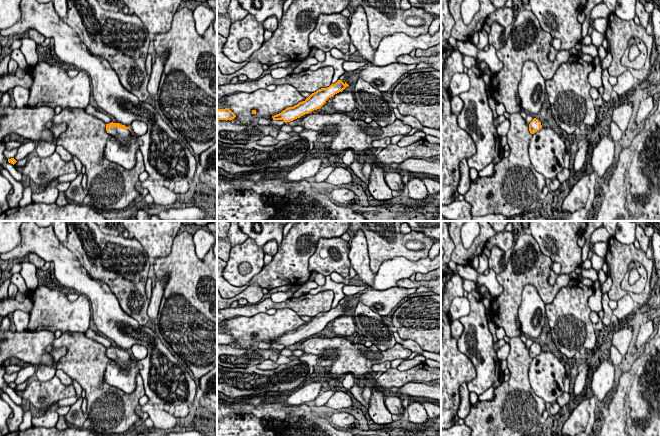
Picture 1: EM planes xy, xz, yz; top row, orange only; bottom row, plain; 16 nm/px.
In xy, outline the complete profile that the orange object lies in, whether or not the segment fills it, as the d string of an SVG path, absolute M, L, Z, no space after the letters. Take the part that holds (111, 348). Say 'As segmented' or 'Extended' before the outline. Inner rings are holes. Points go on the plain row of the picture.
Extended. M24 221L20 228L21 242L12 250L0 254L1 260L9 261L14 258L22 259L29 253L35 253L45 262L54 263L54 274L59 283L65 287L75 289L78 294L85 295L92 308L92 318L97 329L108 339L116 343L116 347L106 348L106 355L112 360L118 361L121 365L131 361L129 350L134 344L140 344L147 348L147 356L137 363L142 366L139 371L143 379L145 395L149 402L163 406L179 405L186 403L190 408L196 403L198 385L186 368L173 356L169 349L161 342L155 331L141 326L134 318L126 314L120 307L116 296L111 292L109 286L104 282L93 278L88 271L80 264L73 253L55 236L53 226L39 227L35 221Z

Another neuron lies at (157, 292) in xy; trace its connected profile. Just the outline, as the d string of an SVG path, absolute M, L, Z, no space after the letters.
M155 275L153 279L155 280L156 284L152 288L152 296L149 301L147 315L149 316L149 321L155 324L159 312L160 303L164 294L164 282L159 281Z

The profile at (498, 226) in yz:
M488 221L496 233L505 231L505 228L509 222L510 221Z

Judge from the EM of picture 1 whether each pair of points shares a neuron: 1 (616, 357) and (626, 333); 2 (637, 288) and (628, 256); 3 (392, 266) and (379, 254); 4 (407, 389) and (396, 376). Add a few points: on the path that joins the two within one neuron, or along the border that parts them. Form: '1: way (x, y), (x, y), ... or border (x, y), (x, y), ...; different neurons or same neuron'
1: way (620, 351), (621, 339); same neuron
2: border (645, 267), (637, 261), (632, 261), (621, 285); different neurons
3: border (409, 259), (403, 257), (386, 259), (376, 273); different neurons
4: border (413, 381), (399, 388); different neurons

